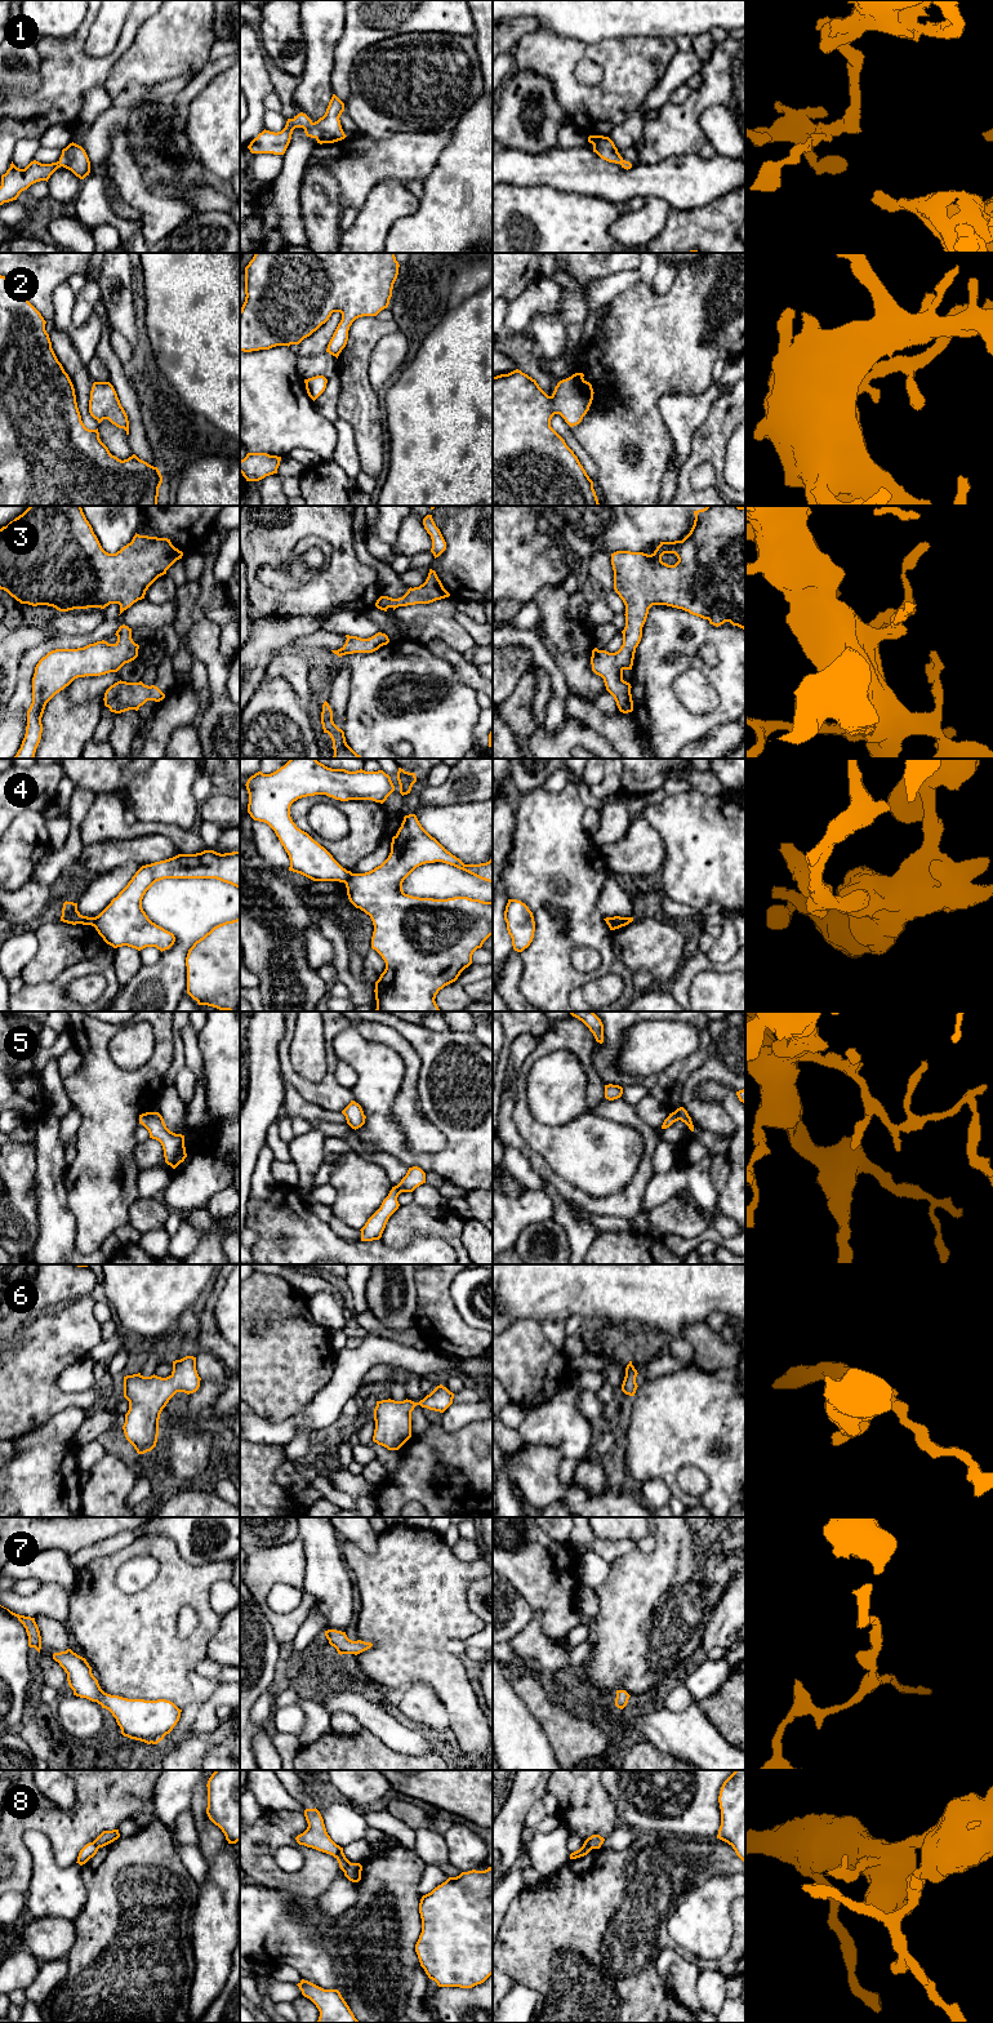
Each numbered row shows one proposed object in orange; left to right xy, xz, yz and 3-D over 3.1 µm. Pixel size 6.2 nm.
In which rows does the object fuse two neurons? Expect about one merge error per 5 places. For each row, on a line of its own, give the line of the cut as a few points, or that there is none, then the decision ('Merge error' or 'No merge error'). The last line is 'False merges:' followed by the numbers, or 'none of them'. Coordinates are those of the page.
1: No split. No merge error
2: No split. No merge error
3: No split. No merge error
4: Split along xz (351, 872), (344, 883). Merge error
5: No split. No merge error
6: No split. No merge error
7: No split. No merge error
8: Split along xz (350, 1862), (343, 1871). Merge error
False merges: 4, 8

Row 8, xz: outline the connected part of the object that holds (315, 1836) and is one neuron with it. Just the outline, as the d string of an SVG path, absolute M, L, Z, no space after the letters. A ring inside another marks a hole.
M316 1808L306 1809L304 1817L308 1827L303 1833L295 1837L297 1842L333 1855L338 1860L340 1869L344 1872L351 1862L346 1858L343 1848L337 1845L328 1835L320 1811Z

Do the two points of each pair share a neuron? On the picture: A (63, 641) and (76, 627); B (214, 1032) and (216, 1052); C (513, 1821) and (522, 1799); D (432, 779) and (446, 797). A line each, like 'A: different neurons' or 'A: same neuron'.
A: different neurons
B: same neuron
C: same neuron
D: different neurons

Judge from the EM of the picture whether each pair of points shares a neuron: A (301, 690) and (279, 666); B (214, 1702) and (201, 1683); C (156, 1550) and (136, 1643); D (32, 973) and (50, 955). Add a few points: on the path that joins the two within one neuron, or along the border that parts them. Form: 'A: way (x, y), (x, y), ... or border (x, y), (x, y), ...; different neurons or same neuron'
A: way (299, 684), (285, 670); same neuron
B: border (218, 1686), (199, 1710), (194, 1721); different neurons
C: way (165, 1573), (165, 1596), (148, 1619); same neuron
D: way (36, 969), (47, 959); same neuron

